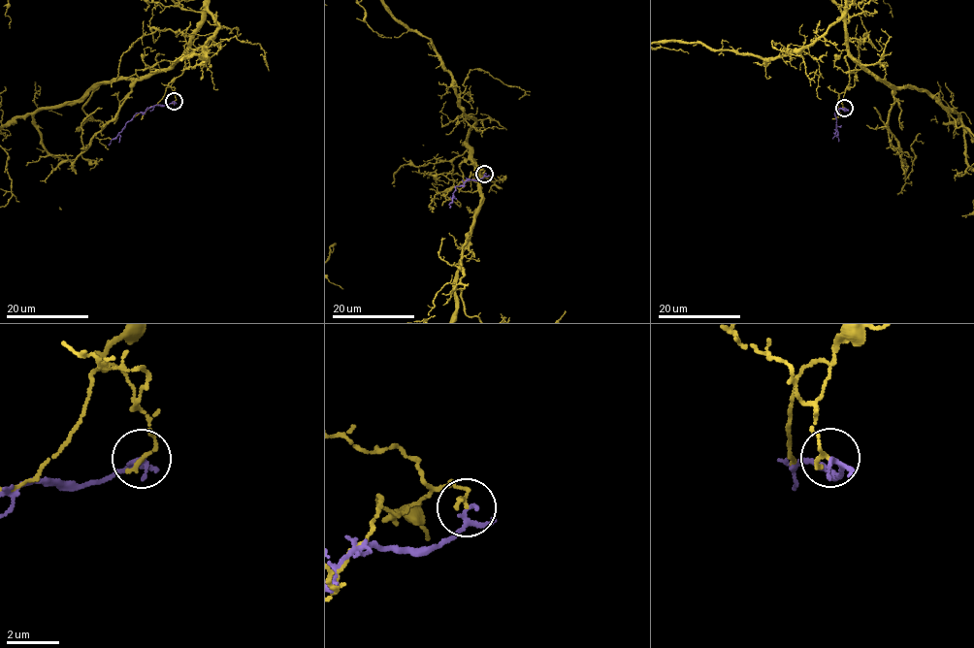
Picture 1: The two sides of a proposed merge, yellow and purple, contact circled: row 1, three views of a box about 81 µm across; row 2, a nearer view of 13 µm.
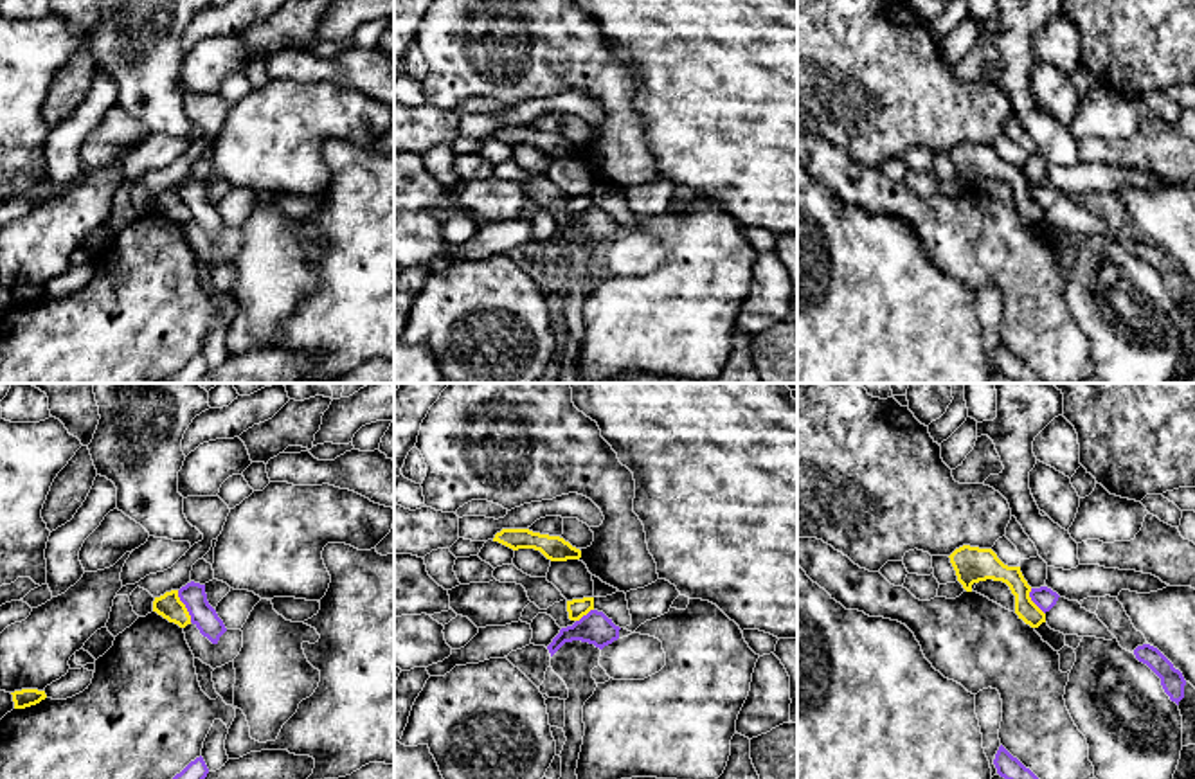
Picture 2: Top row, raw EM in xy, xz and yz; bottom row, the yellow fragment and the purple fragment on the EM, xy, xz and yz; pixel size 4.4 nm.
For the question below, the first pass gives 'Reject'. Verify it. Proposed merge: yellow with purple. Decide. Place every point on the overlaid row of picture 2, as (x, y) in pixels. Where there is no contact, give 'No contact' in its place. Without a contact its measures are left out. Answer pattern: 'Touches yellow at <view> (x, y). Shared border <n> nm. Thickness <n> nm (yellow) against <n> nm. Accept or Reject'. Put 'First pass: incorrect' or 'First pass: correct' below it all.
Touches yellow at xy (184, 607). Shared border 160 nm. Thickness 110 nm (yellow) against 110 nm. Reject
First pass: correct

